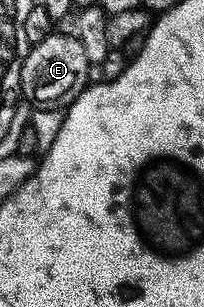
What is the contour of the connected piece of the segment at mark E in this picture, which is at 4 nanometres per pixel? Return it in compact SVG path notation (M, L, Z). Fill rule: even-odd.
M55 33L52 37L37 42L36 45L34 42L28 48L19 76L22 100L40 109L62 110L87 88L89 84L87 70L89 70L89 64L85 49L75 35L62 37L61 34Z

